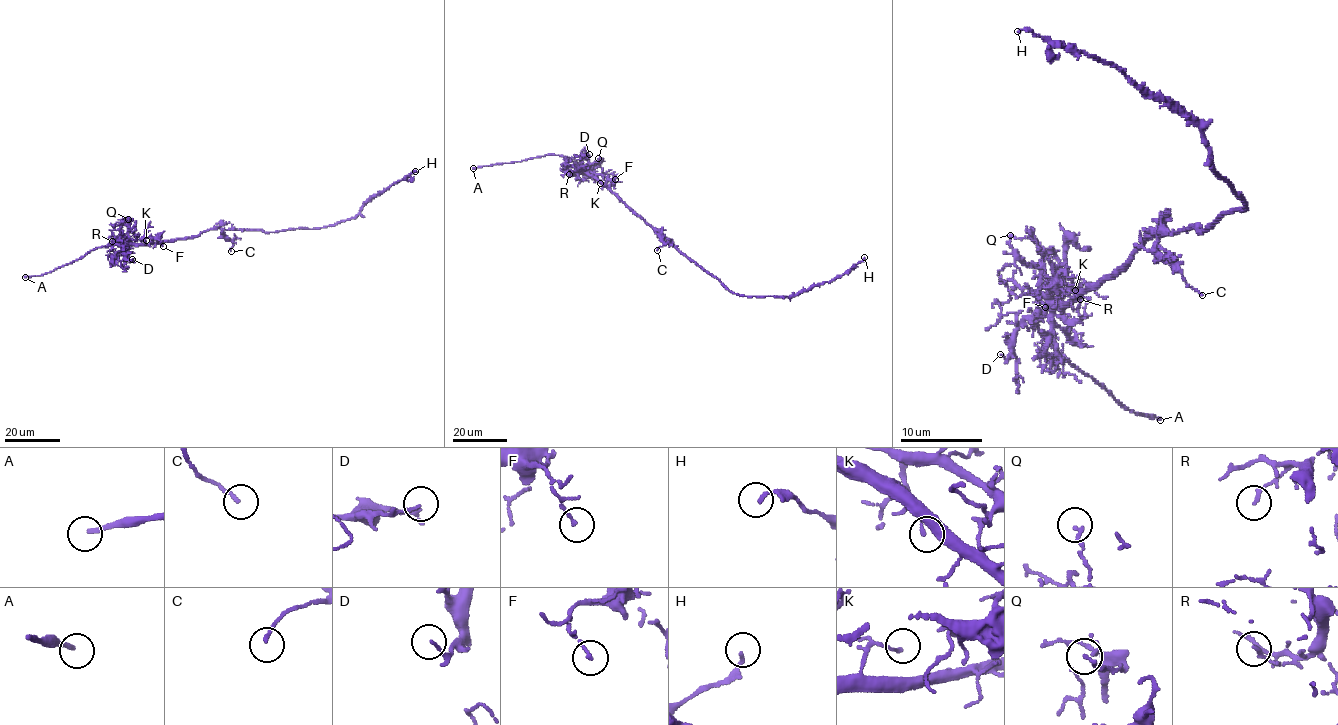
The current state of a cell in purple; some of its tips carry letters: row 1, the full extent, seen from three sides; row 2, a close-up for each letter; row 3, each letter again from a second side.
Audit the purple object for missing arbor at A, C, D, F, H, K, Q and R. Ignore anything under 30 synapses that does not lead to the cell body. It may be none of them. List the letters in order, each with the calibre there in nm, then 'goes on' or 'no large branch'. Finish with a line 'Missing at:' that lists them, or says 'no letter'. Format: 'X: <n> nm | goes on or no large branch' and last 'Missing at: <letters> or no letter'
A: 190 nm | goes on
C: 140 nm | no large branch
D: 90 nm | no large branch
F: 120 nm | no large branch
H: 140 nm | no large branch
K: 130 nm | no large branch
Q: 150 nm | no large branch
R: 130 nm | no large branch
Missing at: A

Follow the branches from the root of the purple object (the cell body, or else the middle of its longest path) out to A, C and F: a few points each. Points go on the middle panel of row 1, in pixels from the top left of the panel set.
A: (669, 240), (564, 156), (548, 154), (473, 168)
C: (669, 240), (661, 235), (664, 245), (657, 250)
F: (669, 240), (585, 170), (610, 179), (615, 176), (615, 179)

